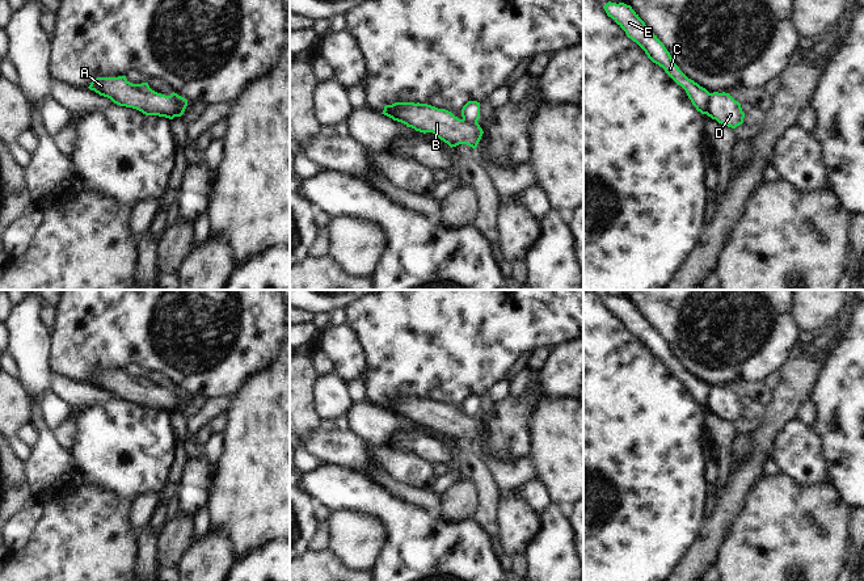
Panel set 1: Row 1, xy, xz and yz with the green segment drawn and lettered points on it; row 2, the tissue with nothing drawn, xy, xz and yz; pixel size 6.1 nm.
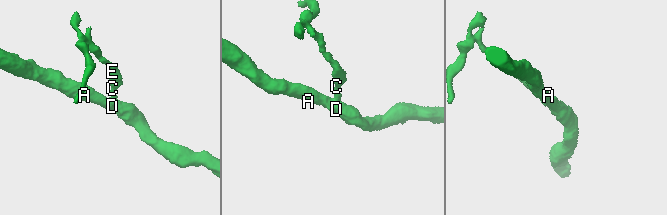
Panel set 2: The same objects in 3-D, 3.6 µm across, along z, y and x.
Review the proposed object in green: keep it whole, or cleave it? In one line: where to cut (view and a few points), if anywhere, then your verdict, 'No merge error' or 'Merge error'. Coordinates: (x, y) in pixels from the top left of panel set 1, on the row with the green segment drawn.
Split along yz (711, 93), (706, 113). Merge error.

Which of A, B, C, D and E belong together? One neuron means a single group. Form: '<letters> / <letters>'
A B D / C E

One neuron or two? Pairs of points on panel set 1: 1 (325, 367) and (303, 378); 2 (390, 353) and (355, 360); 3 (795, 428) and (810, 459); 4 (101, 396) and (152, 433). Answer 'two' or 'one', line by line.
1: two
2: two
3: one
4: two

